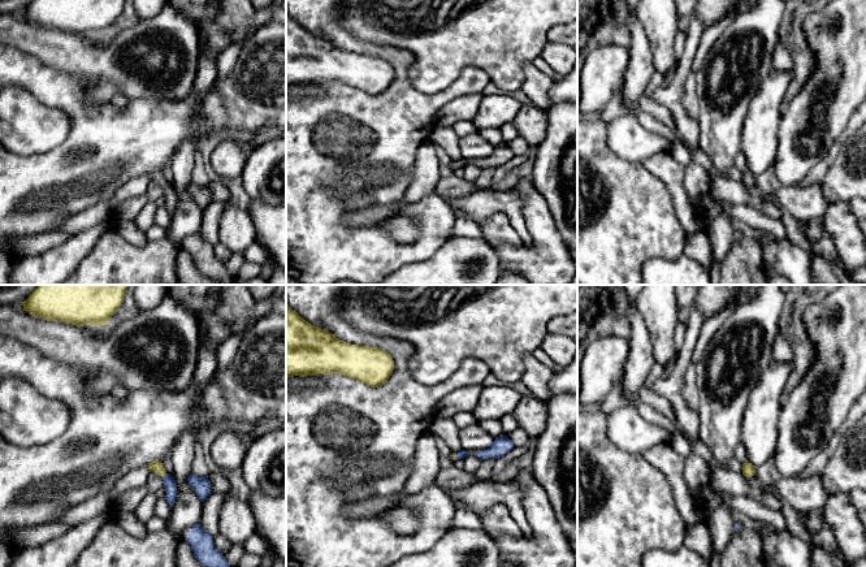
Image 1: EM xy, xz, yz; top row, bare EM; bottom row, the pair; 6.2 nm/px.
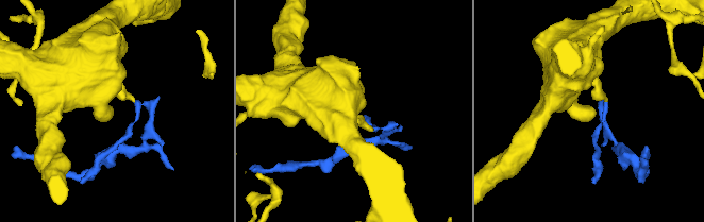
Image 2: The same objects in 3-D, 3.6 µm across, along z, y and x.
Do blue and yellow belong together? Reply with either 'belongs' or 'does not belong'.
belongs

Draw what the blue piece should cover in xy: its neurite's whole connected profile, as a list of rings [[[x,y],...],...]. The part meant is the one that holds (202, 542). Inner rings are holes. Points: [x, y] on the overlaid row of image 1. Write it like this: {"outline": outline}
{"outline": [[[200,523],[189,532],[189,544],[195,558],[205,567],[229,567],[225,557],[215,547],[213,537],[207,533]]]}

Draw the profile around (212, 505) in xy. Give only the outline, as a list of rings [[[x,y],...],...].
[[[217,493],[209,495],[203,502],[200,525],[202,528],[215,537],[218,533],[218,512],[221,510],[222,502],[226,497],[226,493]]]

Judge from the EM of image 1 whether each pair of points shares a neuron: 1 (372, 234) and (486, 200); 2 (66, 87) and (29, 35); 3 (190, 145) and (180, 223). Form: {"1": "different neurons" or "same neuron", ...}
{"1": "different neurons", "2": "different neurons", "3": "same neuron"}

